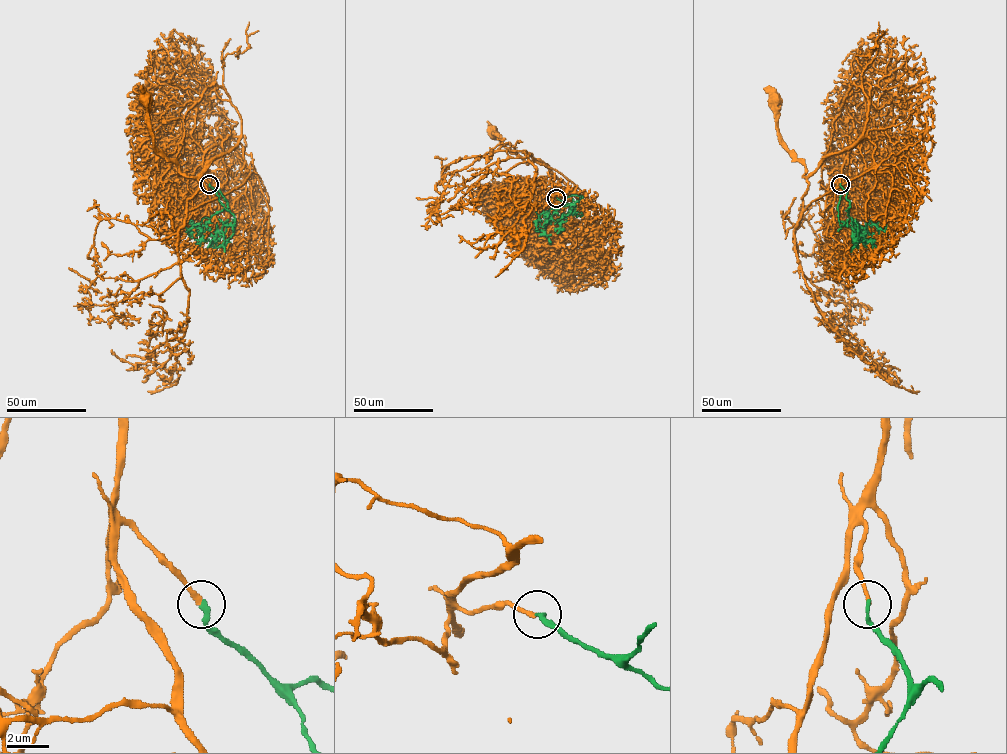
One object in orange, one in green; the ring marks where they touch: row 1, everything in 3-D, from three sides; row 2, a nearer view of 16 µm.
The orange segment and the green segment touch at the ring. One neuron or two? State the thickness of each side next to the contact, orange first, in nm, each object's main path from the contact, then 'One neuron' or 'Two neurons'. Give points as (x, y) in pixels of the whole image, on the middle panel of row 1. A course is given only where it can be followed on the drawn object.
Thickness 190 nm (orange) against 220 nm. Course of orange: (556, 198), (550, 198), (552, 205), (585, 224), (587, 214), (566, 185), (543, 164), (527, 163), (490, 132). Course of green: (556, 198), (563, 201), (572, 195), (582, 196), (569, 210), (582, 215), (580, 212). One neuron

